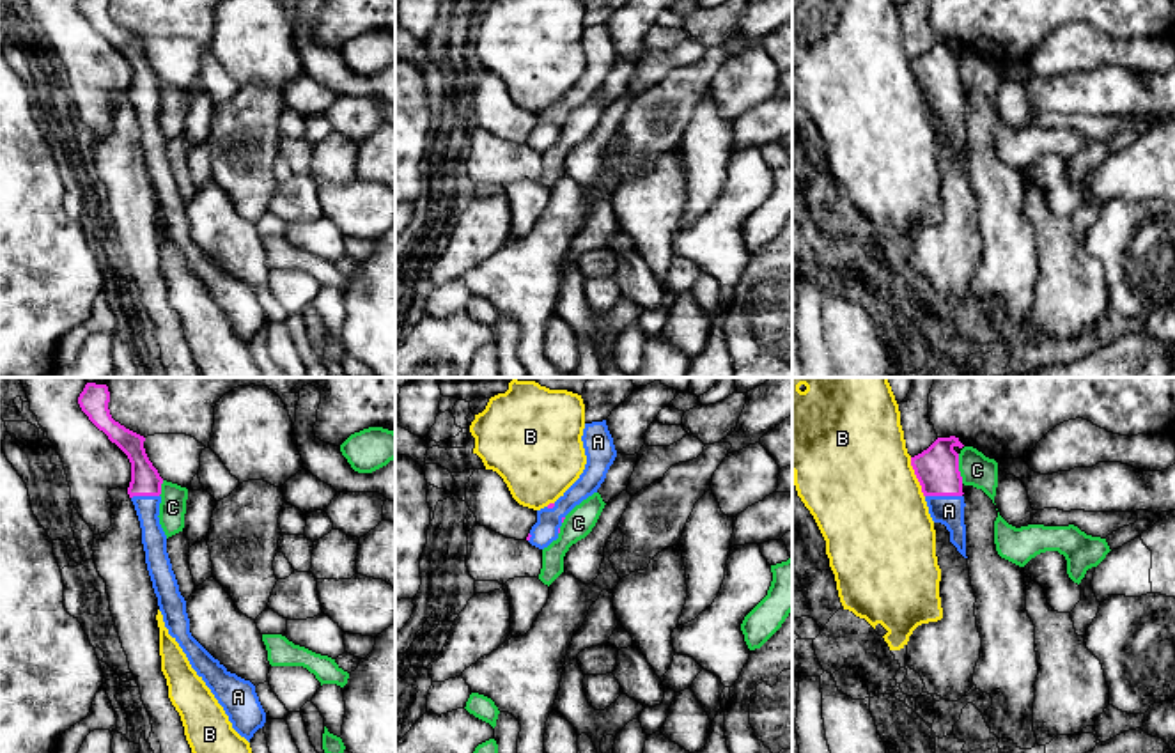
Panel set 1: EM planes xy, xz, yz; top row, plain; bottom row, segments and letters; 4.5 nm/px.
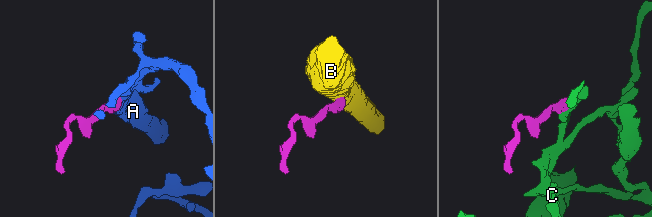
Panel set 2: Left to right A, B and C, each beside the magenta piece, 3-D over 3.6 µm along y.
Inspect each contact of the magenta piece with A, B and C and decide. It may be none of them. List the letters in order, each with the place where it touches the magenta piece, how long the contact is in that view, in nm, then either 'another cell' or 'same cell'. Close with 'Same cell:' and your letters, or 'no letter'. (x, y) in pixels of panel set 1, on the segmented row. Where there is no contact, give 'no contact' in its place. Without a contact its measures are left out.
A: contact yz (943, 495); length 170 nm; same cell
B: contact yz (917, 477); length 200 nm; another cell
C: contact yz (957, 468); length 140 nm; another cell
Same cell: A

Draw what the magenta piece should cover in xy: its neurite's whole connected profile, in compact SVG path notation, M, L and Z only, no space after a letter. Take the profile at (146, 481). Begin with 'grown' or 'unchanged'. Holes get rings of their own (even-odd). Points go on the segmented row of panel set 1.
grown | M87 383L78 397L78 404L89 420L103 431L131 462L128 494L140 521L145 563L165 627L186 654L191 668L223 707L232 728L250 742L253 734L266 723L266 712L259 702L255 686L230 673L191 636L186 601L179 592L167 553L167 535L158 517L163 478L145 454L145 438L115 422L110 415L108 402L110 392L106 384Z

